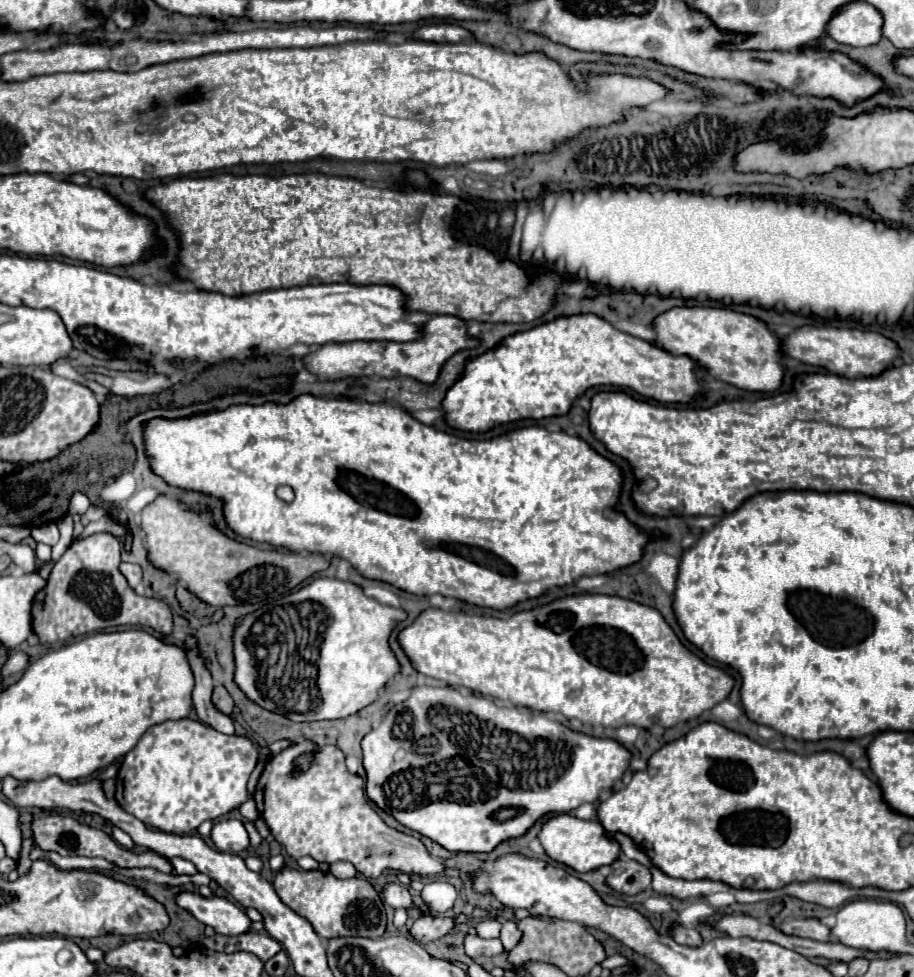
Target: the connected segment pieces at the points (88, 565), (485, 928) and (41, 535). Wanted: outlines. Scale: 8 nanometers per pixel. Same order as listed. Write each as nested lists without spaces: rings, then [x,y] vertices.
[[[96,533],[88,539],[70,545],[54,563],[50,577],[34,597],[32,631],[40,643],[56,643],[70,637],[80,637],[92,631],[102,631],[118,625],[164,629],[164,637],[172,633],[172,613],[164,601],[140,597],[118,571],[120,543],[108,533]]]
[[[488,918],[475,926],[476,935],[482,939],[494,939],[494,937],[500,937],[500,927],[502,925],[496,919]]]
[[[48,523],[48,525],[40,525],[32,529],[32,535],[36,535],[38,543],[46,543],[46,545],[54,545],[60,537],[56,523]]]

